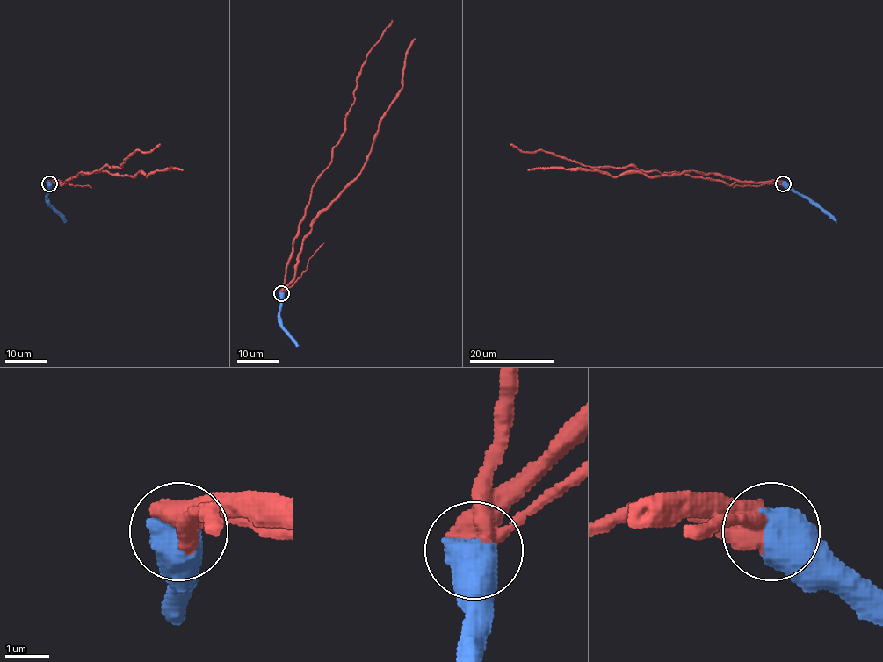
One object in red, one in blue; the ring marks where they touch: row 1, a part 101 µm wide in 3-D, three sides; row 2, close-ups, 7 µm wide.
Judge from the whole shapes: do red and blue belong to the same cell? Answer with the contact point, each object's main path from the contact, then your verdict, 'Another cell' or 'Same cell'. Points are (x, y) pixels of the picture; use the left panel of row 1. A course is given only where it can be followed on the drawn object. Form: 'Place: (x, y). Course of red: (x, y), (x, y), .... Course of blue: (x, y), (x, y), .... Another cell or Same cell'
Place: (49, 183). Course of red: (49, 183), (61, 184), (79, 173), (99, 170), (104, 166), (121, 166), (133, 151), (151, 151), (160, 145). Course of blue: (49, 183), (47, 204), (65, 223). Another cell

